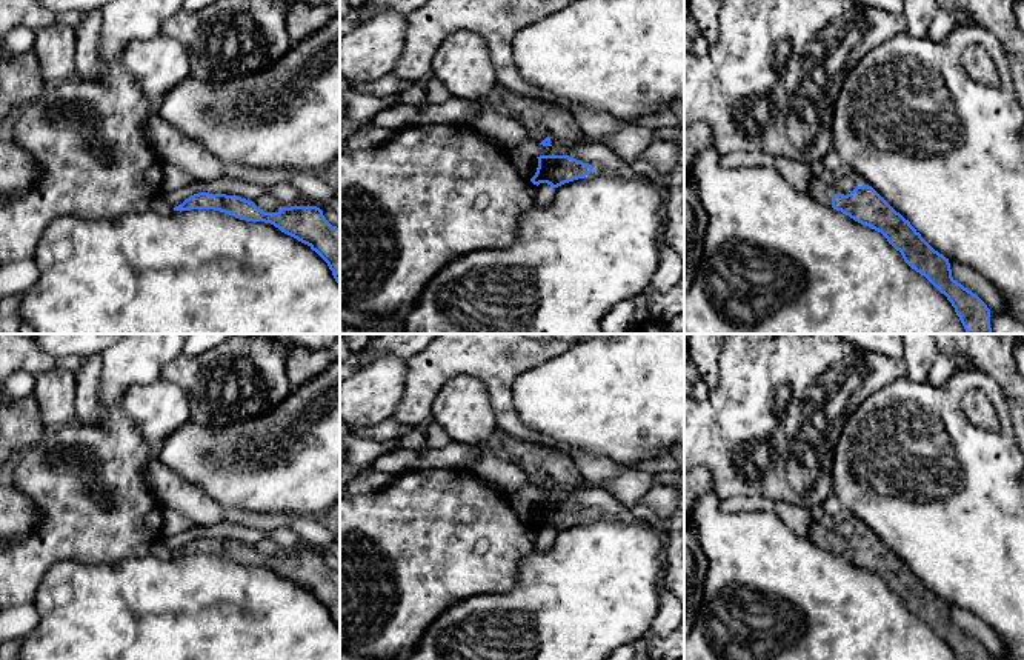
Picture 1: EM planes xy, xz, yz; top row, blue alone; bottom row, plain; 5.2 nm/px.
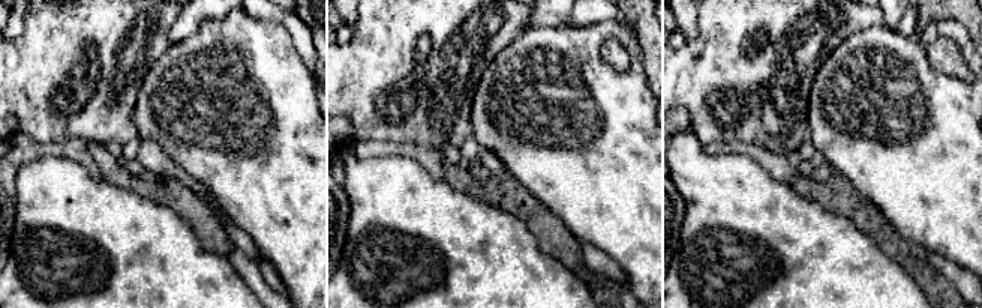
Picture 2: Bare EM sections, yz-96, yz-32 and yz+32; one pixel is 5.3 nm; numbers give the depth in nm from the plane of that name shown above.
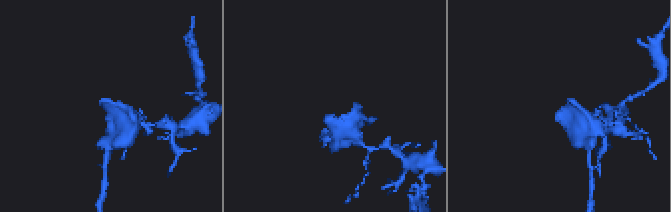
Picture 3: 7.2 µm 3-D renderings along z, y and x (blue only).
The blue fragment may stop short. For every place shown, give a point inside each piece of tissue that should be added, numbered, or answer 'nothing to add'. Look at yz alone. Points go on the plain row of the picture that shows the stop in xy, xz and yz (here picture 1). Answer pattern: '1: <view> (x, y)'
1: yz (823, 539)

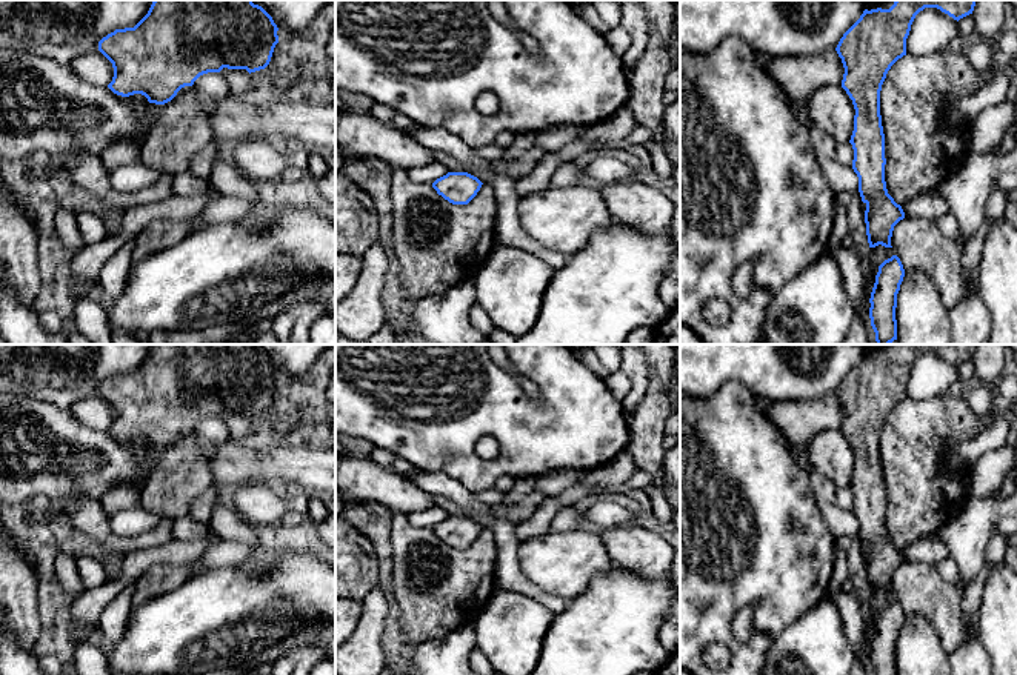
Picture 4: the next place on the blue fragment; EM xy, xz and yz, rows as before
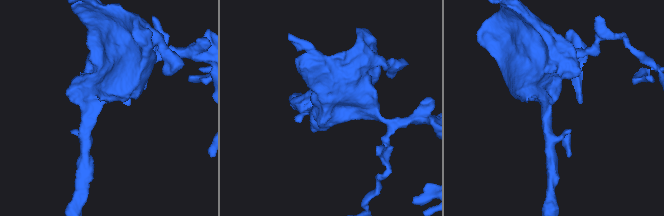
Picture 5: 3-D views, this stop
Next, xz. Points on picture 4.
nothing to add

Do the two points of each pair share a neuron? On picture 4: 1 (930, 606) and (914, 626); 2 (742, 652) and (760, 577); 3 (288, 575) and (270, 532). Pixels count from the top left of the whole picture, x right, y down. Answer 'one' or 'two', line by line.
1: two
2: one
3: two

